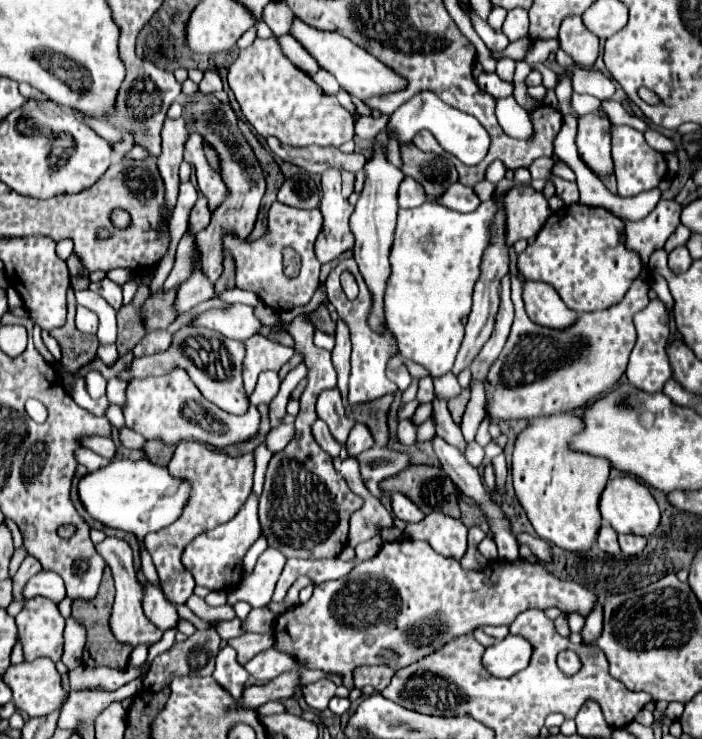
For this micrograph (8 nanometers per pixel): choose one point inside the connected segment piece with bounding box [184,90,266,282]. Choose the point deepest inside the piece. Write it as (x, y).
(216, 121)

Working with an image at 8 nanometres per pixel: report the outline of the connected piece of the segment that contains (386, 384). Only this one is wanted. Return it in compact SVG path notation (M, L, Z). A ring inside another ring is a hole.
M350 258L350 260L340 260L338 266L330 272L328 280L326 280L326 292L328 292L328 300L334 304L338 316L346 322L346 326L350 328L350 340L352 340L352 374L350 374L350 394L348 394L348 400L350 404L360 404L360 402L370 402L370 400L376 400L384 394L392 394L396 392L396 384L392 384L388 378L386 378L386 362L388 362L388 356L390 352L394 352L396 348L396 340L392 340L392 334L388 332L388 340L384 340L384 336L376 336L376 332L372 332L366 324L366 318L368 318L368 308L372 308L372 300L368 300L368 286L364 284L364 280L360 280L360 272L356 268L356 260ZM342 272L350 272L354 274L358 286L360 286L360 294L356 300L348 300L346 294L342 292L340 288L340 274Z

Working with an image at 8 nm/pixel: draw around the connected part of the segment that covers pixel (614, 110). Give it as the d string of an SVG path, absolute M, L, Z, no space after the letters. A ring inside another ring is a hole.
M602 101L601 109L607 114L613 126L628 125L641 132L647 129L646 120L630 114L619 102Z

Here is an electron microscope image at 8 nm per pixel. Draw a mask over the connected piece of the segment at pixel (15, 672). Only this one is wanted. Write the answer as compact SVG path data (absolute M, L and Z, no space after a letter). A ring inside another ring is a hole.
M36 658L34 662L22 662L22 664L10 666L8 672L4 674L4 682L14 692L14 698L12 698L14 706L18 710L24 710L32 718L46 716L54 710L60 710L64 706L64 702L68 700L68 692L62 686L62 676L58 674L54 662L48 658Z

